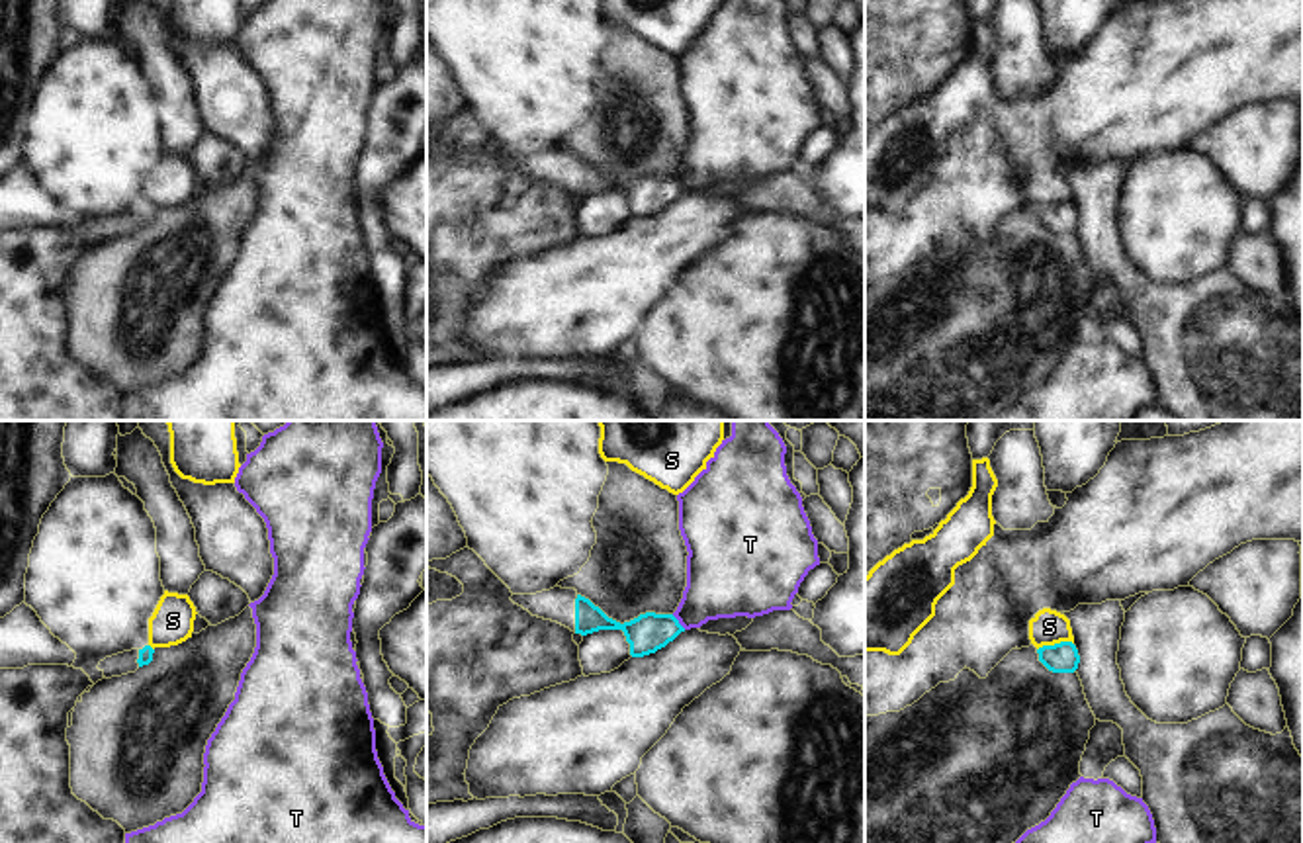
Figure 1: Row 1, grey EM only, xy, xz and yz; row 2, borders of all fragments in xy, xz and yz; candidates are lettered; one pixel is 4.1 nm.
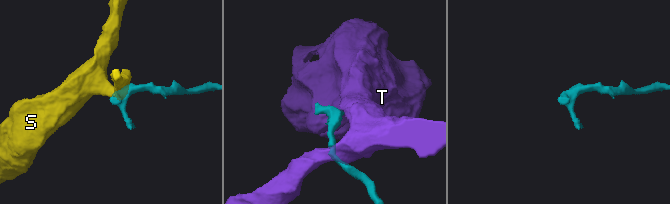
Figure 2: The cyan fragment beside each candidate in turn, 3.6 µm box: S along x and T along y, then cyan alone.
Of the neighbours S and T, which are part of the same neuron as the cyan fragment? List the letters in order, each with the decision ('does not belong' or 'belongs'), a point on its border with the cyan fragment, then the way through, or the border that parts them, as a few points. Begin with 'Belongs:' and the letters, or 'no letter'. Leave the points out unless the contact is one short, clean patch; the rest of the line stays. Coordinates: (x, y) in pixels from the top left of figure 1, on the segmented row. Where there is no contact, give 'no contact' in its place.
Belongs: no letter
S: does not belong; meets cyan in yz at (1055, 644); border along yz (1073, 642), (1043, 644), (1037, 650)
T: does not belong; meets cyan in xz at (677, 622)

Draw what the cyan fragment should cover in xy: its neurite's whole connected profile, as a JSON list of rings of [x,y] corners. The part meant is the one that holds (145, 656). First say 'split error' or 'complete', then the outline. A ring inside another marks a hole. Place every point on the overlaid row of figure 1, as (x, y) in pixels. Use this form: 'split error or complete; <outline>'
split error; [[[145,645],[143,649],[123,651],[100,661],[98,669],[104,673],[106,679],[135,673],[139,667],[153,661],[153,653],[155,649],[151,645]]]

